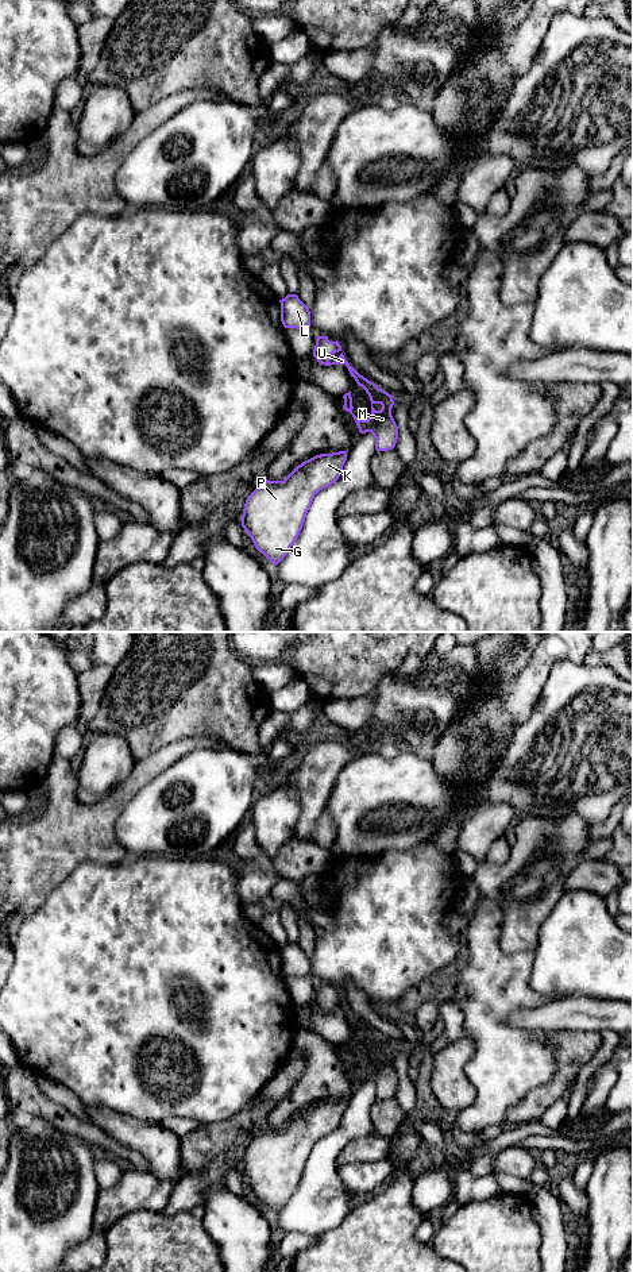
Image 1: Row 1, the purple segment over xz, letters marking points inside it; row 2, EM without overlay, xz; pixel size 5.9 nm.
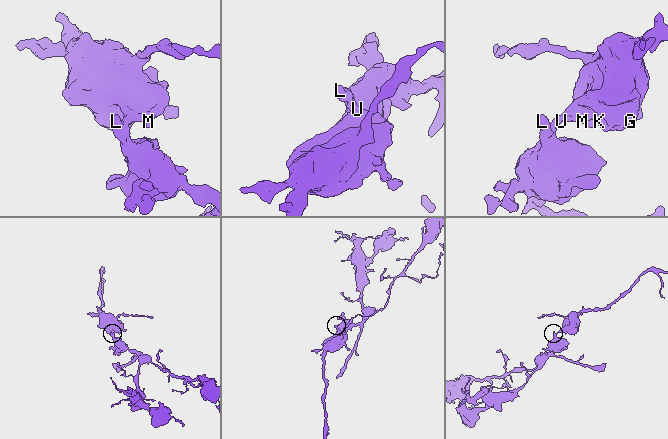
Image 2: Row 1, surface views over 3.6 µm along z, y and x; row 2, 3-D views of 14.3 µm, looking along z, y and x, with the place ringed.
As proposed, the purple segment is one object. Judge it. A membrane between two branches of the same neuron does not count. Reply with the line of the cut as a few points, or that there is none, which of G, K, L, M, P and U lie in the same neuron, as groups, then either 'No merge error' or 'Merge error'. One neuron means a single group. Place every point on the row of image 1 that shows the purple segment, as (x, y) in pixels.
No split. Groups: G K L M P U. No merge error

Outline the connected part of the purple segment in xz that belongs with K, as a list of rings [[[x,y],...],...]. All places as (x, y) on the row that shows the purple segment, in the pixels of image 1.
[[[347,452],[316,455],[283,481],[265,479],[247,497],[242,527],[273,564],[278,564],[296,543],[314,496],[339,479]]]

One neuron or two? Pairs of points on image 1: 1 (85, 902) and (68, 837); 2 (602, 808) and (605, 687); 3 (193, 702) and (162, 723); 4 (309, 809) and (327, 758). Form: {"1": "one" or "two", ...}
{"1": "two", "2": "one", "3": "one", "4": "one"}

